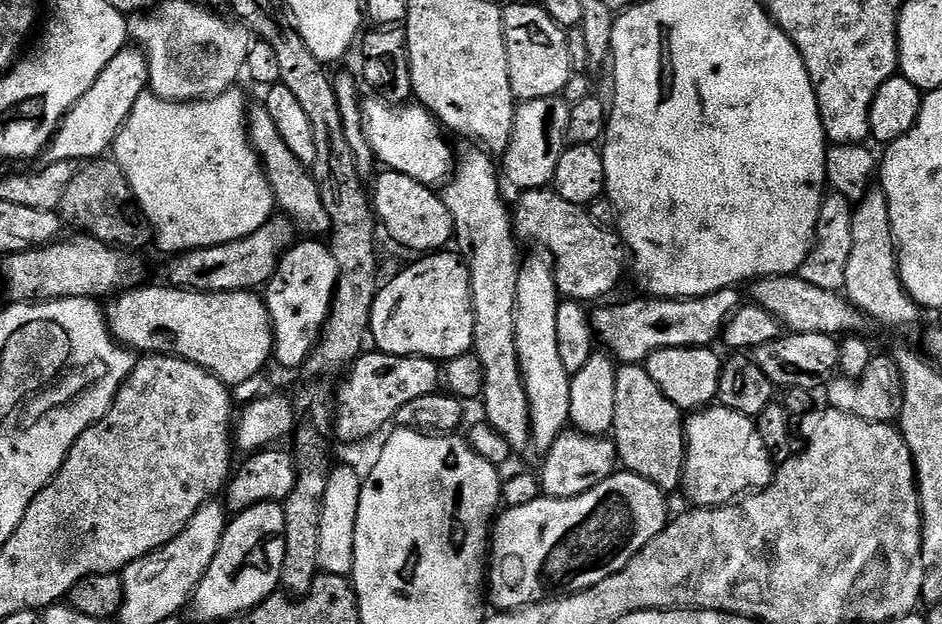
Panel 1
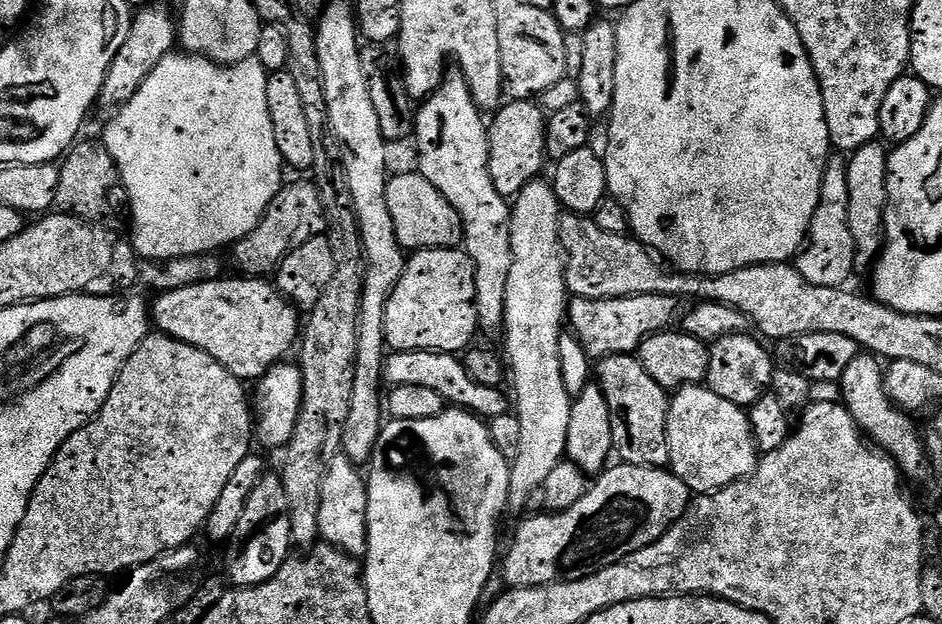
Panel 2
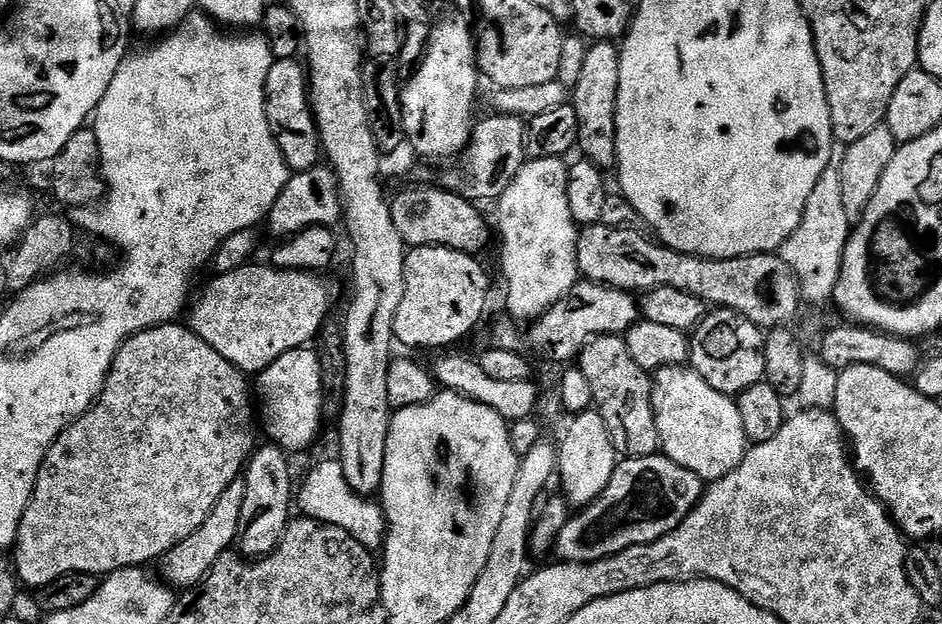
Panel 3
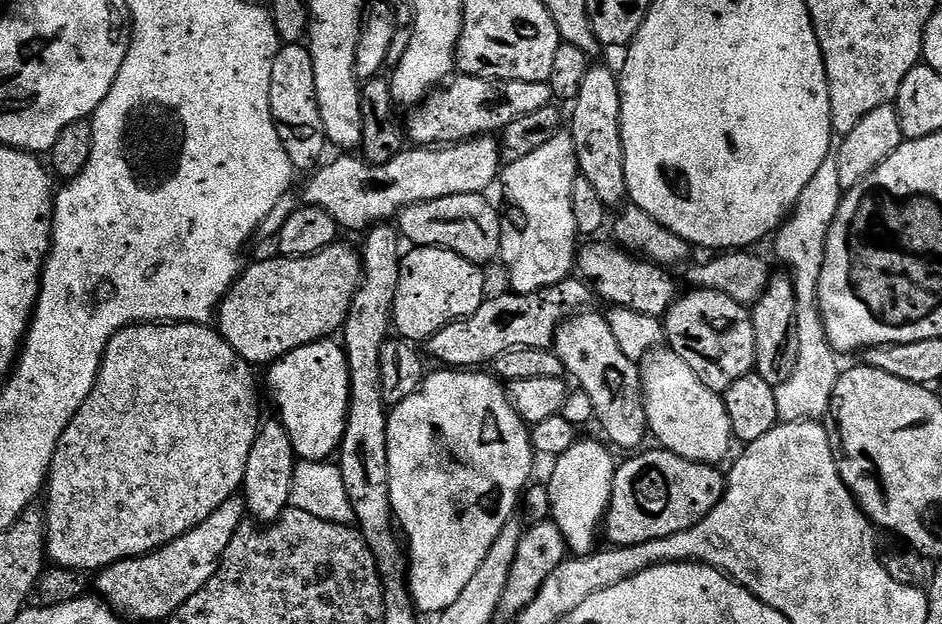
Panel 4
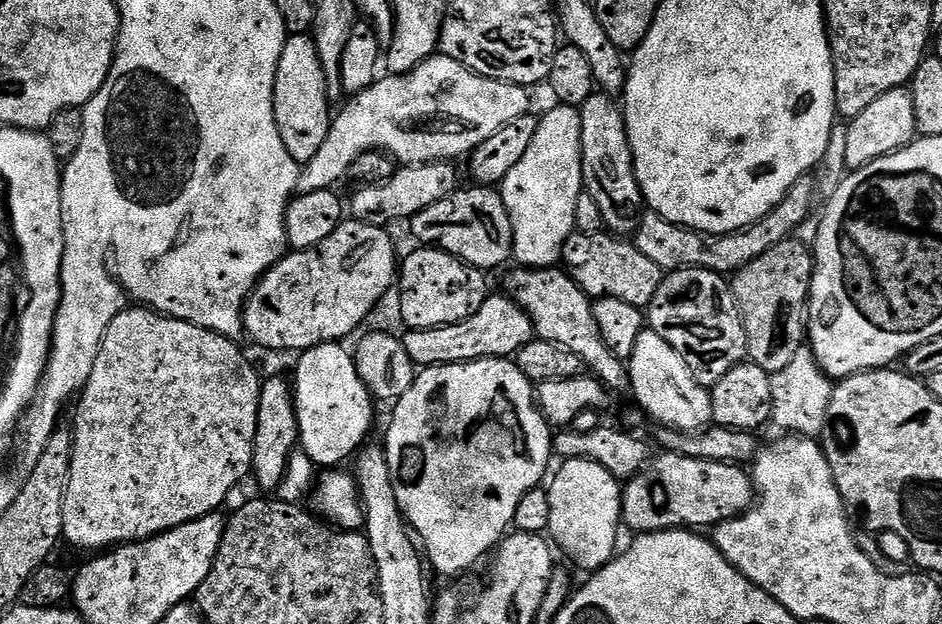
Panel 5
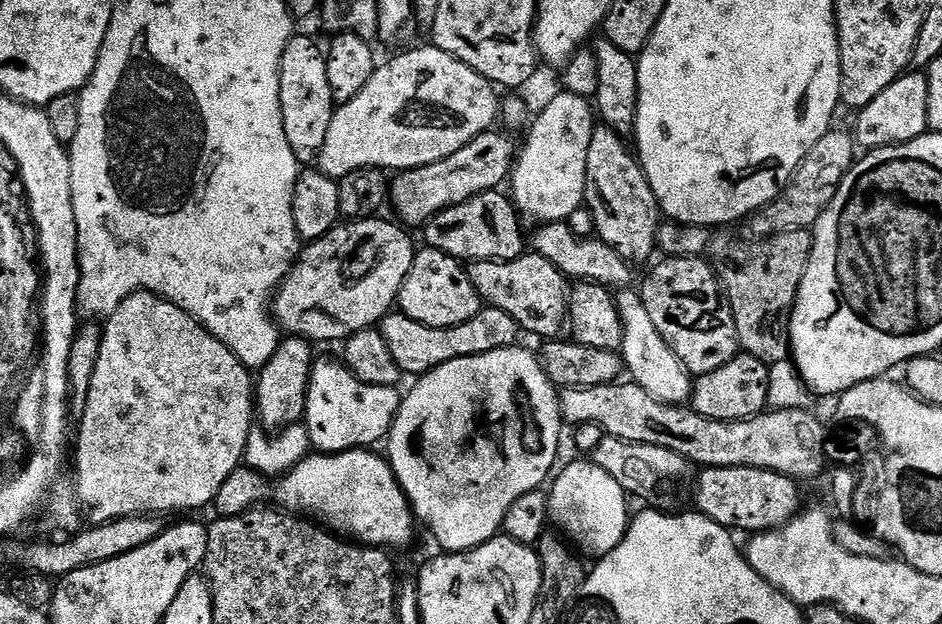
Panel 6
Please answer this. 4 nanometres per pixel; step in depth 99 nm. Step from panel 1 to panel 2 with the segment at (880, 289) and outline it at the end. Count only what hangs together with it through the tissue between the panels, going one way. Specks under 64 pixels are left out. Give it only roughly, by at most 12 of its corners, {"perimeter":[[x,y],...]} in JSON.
{"perimeter":[[889,149],[851,153],[850,234],[856,268],[882,251]]}

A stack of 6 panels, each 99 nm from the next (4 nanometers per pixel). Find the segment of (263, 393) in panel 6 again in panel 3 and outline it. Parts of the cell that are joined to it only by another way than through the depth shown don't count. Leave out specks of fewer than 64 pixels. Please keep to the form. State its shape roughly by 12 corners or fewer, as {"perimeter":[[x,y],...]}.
{"perimeter":[[264,442],[242,473],[235,547],[269,556],[294,513],[289,453]]}

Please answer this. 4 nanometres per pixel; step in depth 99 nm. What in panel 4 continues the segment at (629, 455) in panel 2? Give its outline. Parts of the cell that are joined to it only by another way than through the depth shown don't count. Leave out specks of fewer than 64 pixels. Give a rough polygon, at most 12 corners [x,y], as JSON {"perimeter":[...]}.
{"perimeter":[[585,310],[554,351],[594,402],[607,443],[650,436],[640,365]]}

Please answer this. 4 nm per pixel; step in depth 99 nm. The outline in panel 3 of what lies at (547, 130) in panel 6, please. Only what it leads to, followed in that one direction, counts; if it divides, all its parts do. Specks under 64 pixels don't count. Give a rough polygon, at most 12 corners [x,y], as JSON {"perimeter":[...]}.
{"perimeter":[[525,159],[500,207],[513,321],[578,282],[568,164]]}

